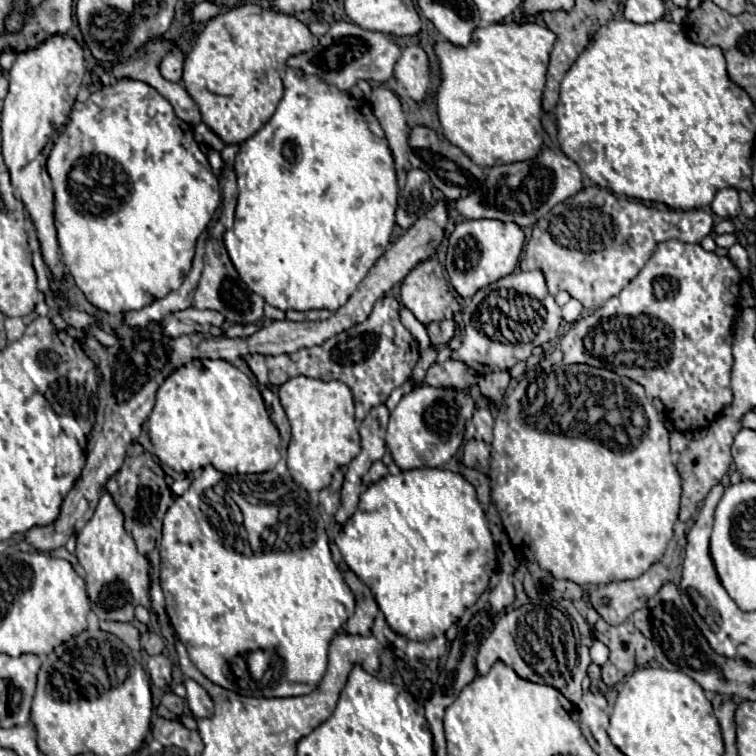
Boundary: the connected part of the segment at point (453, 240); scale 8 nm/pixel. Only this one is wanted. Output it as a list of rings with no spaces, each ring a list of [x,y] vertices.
[[[464,220],[456,224],[448,238],[446,270],[454,290],[462,298],[472,298],[480,288],[508,276],[518,264],[518,256],[524,246],[524,232],[518,224],[500,220]]]

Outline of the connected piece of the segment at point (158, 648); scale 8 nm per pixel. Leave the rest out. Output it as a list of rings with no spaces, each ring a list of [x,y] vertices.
[[[144,632],[142,634],[142,648],[146,650],[146,654],[160,654],[164,648],[164,642],[158,634],[152,632]]]

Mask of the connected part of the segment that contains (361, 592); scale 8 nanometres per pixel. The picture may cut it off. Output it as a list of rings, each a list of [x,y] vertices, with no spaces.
[[[348,570],[344,572],[344,580],[354,592],[356,608],[353,616],[346,623],[346,631],[353,635],[368,636],[371,634],[376,614],[378,614],[378,604],[366,584],[358,580],[358,576]]]

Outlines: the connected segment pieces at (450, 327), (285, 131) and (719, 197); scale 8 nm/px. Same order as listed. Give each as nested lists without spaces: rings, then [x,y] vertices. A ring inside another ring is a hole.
[[[452,320],[432,322],[432,324],[426,324],[426,330],[428,330],[428,336],[430,336],[434,346],[448,344],[452,340],[452,334],[454,334],[454,322]]]
[[[292,68],[284,70],[282,76],[284,82],[284,96],[274,112],[274,116],[260,128],[254,136],[250,136],[246,142],[240,144],[234,172],[237,179],[237,205],[235,210],[234,225],[224,234],[224,245],[236,270],[239,279],[248,286],[252,292],[262,296],[270,306],[276,306],[280,310],[314,310],[314,308],[326,308],[326,310],[338,310],[346,304],[346,300],[352,296],[360,280],[366,276],[366,272],[374,266],[374,262],[384,254],[384,248],[390,242],[396,218],[396,200],[398,200],[398,184],[396,184],[396,170],[394,170],[394,158],[390,154],[390,148],[386,144],[384,132],[372,112],[372,108],[366,102],[358,102],[352,96],[342,94],[336,86],[322,82],[316,76],[304,76]]]
[[[722,188],[716,192],[712,204],[712,212],[720,218],[736,218],[740,214],[740,202],[738,202],[738,190],[736,188]]]

